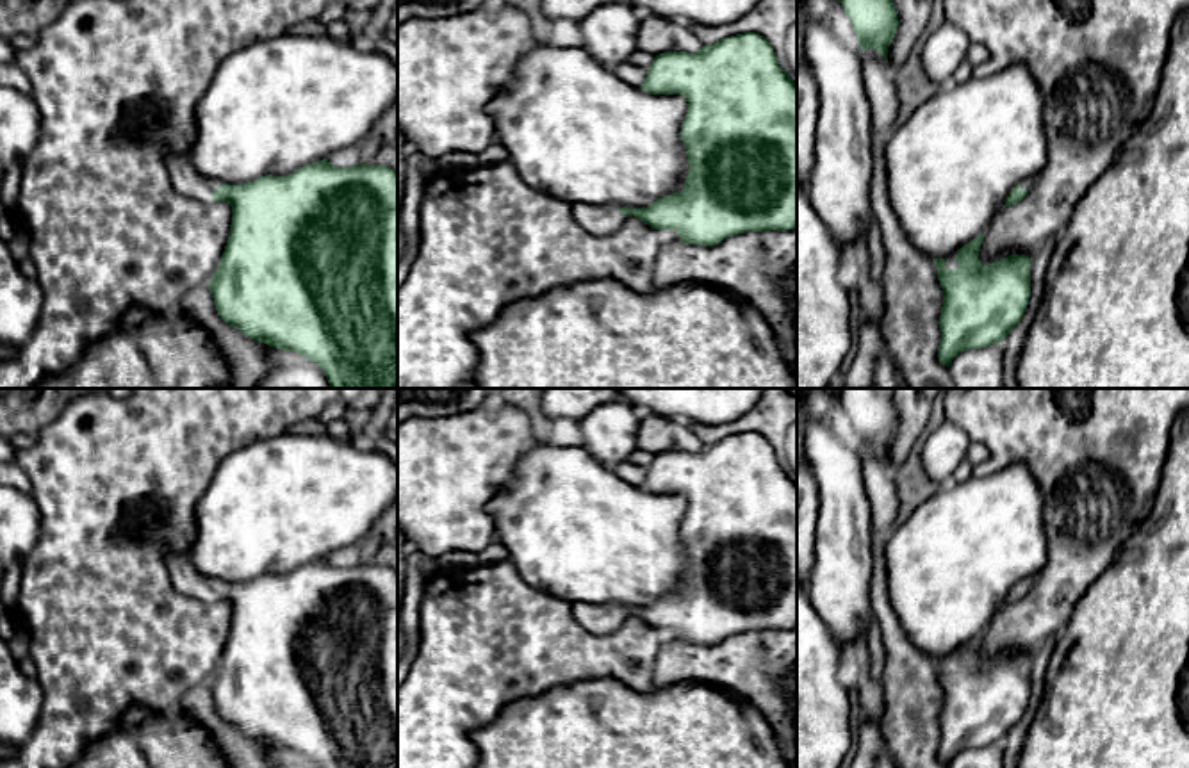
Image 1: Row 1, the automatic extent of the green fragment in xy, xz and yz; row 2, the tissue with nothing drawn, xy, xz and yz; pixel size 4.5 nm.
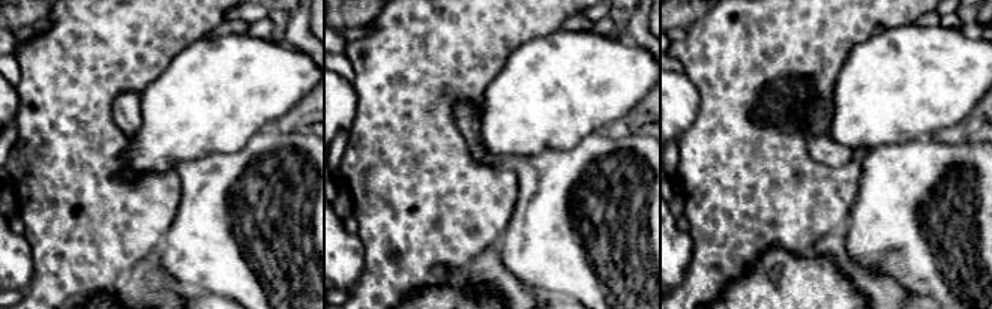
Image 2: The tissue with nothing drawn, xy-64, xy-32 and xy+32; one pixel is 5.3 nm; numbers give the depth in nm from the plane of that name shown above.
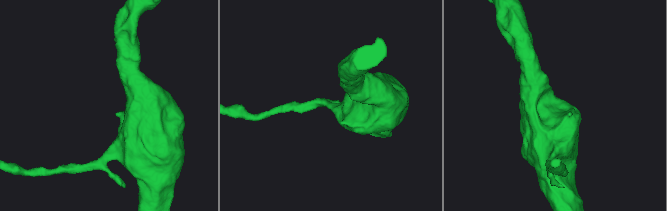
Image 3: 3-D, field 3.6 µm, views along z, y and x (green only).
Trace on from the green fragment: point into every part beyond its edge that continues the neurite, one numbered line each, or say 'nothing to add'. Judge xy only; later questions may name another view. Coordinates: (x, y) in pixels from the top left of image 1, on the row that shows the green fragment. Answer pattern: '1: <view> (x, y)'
1: xy (186, 180)

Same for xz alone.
1: xz (601, 221)

